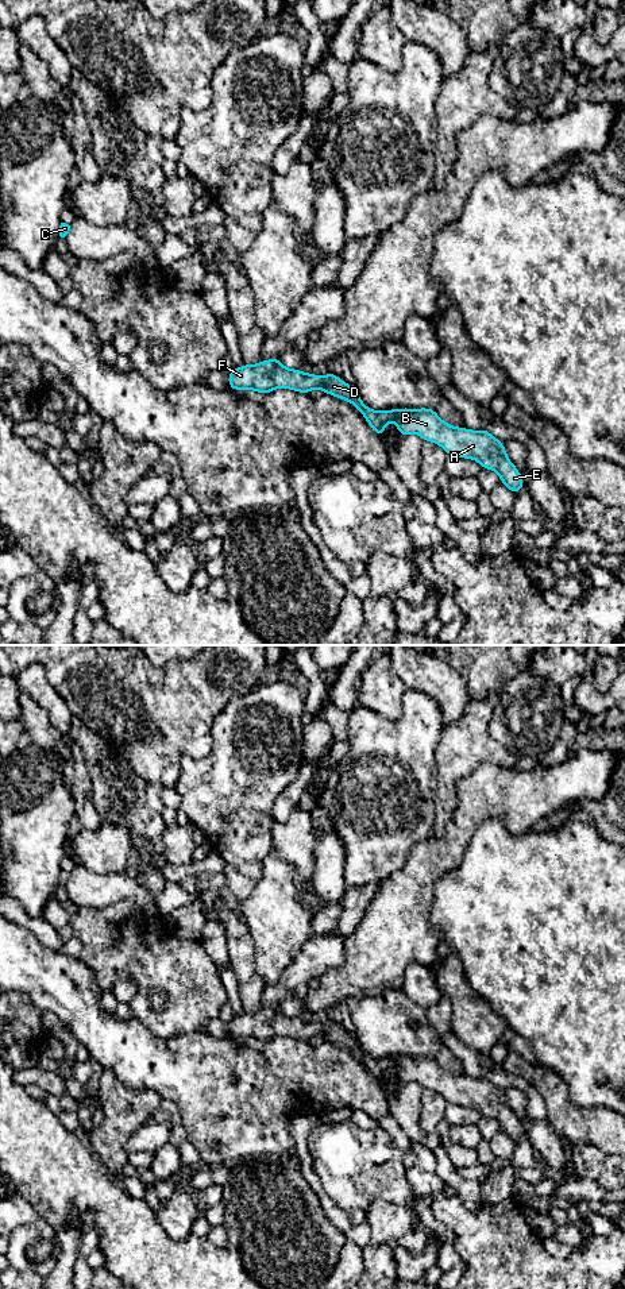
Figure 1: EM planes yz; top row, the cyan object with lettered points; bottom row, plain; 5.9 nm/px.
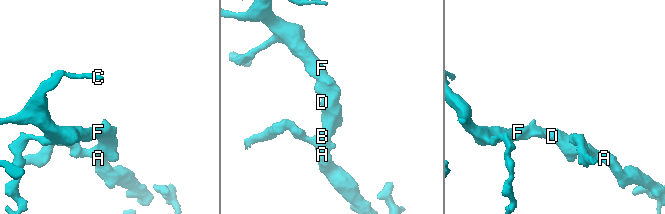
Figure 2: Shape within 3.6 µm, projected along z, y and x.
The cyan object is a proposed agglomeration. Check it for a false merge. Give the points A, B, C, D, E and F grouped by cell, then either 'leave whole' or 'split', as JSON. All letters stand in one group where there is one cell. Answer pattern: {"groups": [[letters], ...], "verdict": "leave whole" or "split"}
{"groups": [["A", "B", "C", "D", "E", "F"]], "verdict": "leave whole"}

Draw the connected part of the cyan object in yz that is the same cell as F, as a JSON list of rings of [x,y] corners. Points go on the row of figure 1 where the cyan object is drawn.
[[[273,358],[256,364],[235,367],[227,378],[231,390],[255,390],[262,395],[275,389],[289,389],[306,394],[313,389],[321,389],[324,394],[352,404],[381,437],[385,436],[385,425],[396,421],[397,432],[401,436],[416,433],[424,441],[440,445],[448,456],[474,459],[482,468],[495,471],[501,483],[514,495],[525,485],[522,475],[509,460],[504,443],[486,428],[479,431],[468,431],[464,427],[455,428],[443,421],[435,409],[429,408],[401,408],[381,412],[370,409],[360,400],[356,387],[347,385],[333,373],[324,377],[306,374],[301,370],[288,368],[279,358]]]

